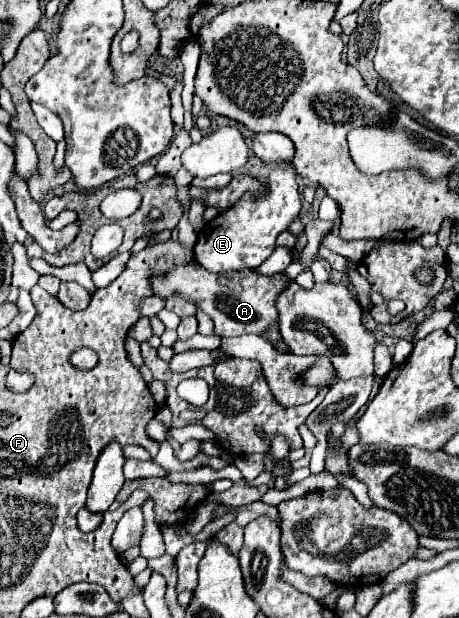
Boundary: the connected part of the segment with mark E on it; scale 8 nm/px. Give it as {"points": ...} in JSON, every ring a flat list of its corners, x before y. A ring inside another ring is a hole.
{"points":[[291,162,275,166,269,174,267,184,263,184,263,190,265,196,257,200,251,194,243,194,233,208,213,218,211,226,205,226,197,234,197,244,193,248,197,264,201,264,209,272,235,272,257,268,273,254,273,250,277,248,277,236,283,230,289,230,291,222,301,212,301,194,295,182,295,166]]}

